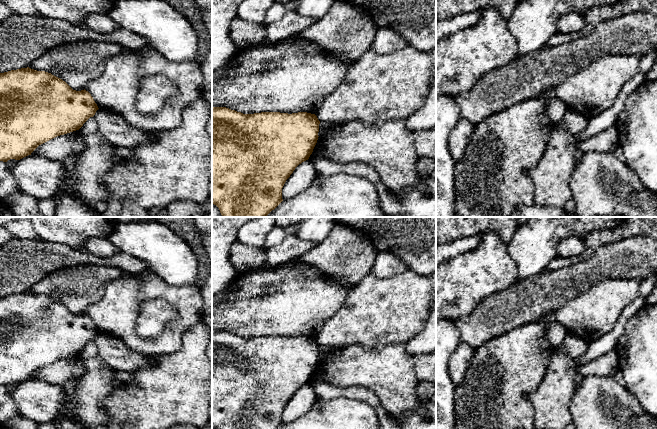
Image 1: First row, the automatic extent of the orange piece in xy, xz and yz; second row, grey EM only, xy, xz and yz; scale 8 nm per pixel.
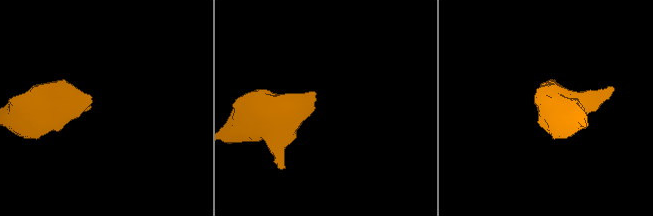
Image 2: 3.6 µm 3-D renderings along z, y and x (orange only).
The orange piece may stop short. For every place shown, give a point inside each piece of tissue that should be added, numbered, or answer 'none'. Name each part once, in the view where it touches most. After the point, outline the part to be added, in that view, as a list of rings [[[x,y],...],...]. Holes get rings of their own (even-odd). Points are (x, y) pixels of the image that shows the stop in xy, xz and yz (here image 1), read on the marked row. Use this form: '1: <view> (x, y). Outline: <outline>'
none

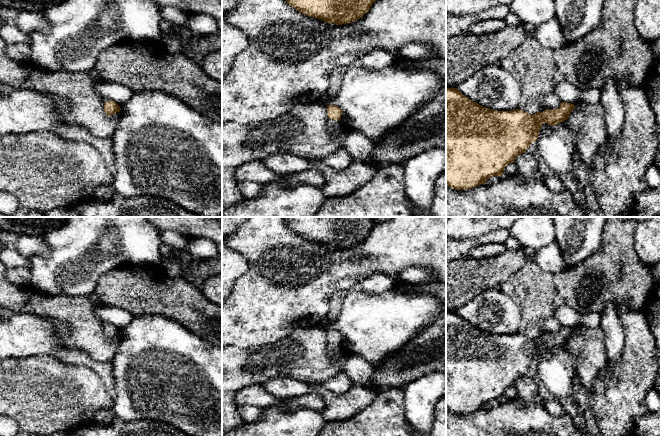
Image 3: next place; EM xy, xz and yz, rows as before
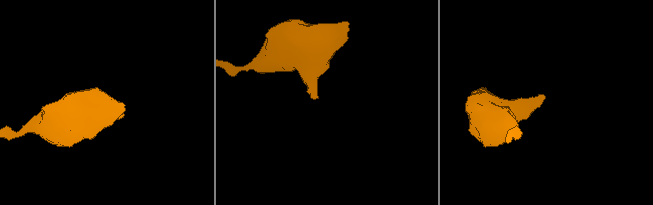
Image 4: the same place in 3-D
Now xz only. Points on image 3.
1: xz (358, 146). Outline: [[[327,120],[327,125],[342,147],[353,157],[354,161],[370,164],[372,161],[373,142],[356,130],[340,132],[341,120]]]

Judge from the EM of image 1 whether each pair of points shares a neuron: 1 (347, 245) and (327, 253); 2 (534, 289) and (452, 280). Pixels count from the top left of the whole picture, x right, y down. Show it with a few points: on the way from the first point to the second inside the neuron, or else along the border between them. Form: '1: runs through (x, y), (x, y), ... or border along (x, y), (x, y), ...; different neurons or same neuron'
1: runs through (342, 250), (339, 253), (332, 253); same neuron
2: border along (517, 280), (504, 289), (487, 296); different neurons

